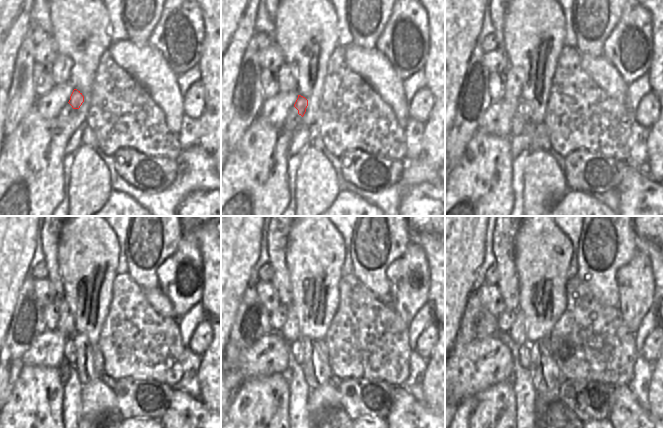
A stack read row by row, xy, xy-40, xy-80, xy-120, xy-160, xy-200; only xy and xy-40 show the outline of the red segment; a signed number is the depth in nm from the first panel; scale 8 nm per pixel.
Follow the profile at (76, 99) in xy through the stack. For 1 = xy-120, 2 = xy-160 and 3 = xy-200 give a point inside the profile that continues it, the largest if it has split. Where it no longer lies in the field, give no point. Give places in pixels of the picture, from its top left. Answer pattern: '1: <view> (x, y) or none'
1: xy-120 (87, 373)
2: xy-160 (313, 368)
3: xy-200 (546, 377)

